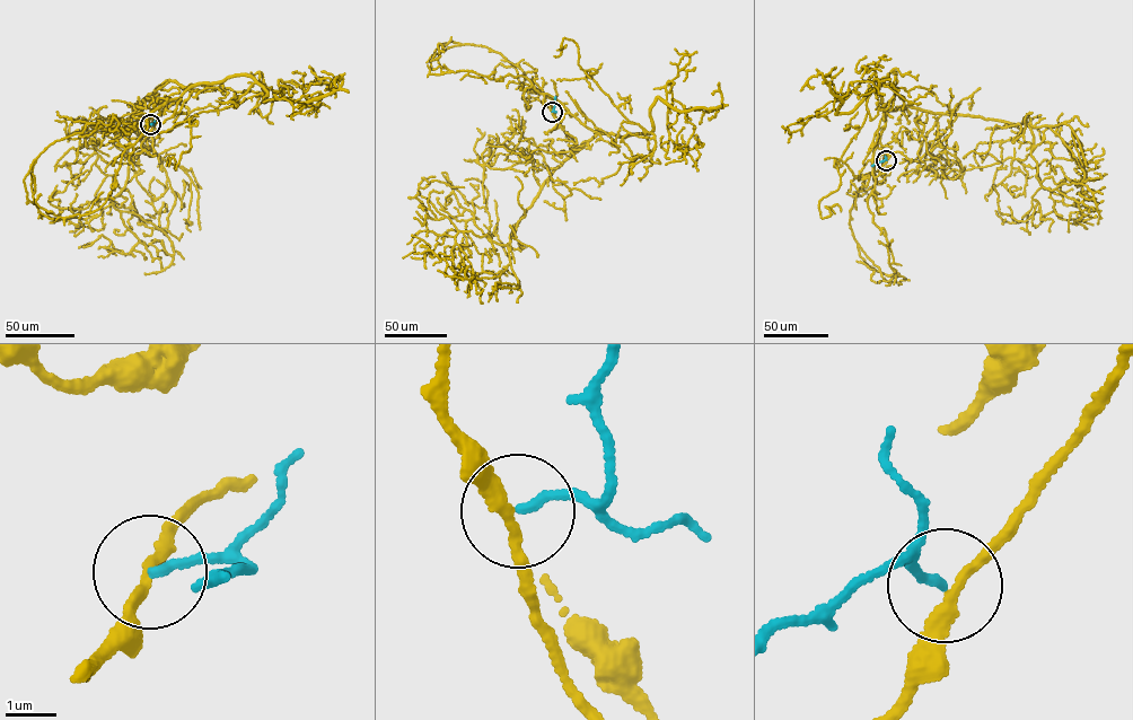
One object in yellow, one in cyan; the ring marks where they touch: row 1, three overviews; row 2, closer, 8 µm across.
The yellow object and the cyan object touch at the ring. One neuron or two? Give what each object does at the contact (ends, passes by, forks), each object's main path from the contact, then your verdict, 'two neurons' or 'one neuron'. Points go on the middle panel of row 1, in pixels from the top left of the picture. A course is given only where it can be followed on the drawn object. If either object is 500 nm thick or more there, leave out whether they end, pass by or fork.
yellow passes by | cyan ends | yellow via (552, 111), (544, 94), (596, 133), (510, 242), (460, 230), (451, 260), (421, 239), (403, 257) | cyan via (552, 111), (555, 97) | two neurons

